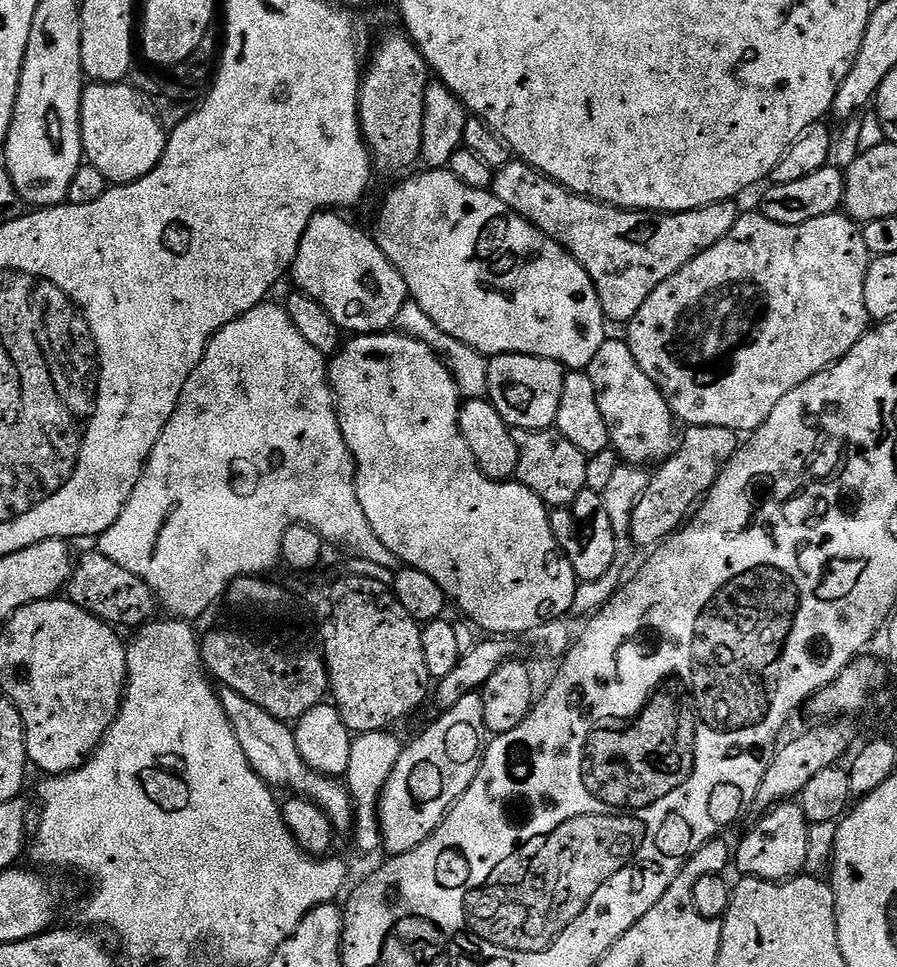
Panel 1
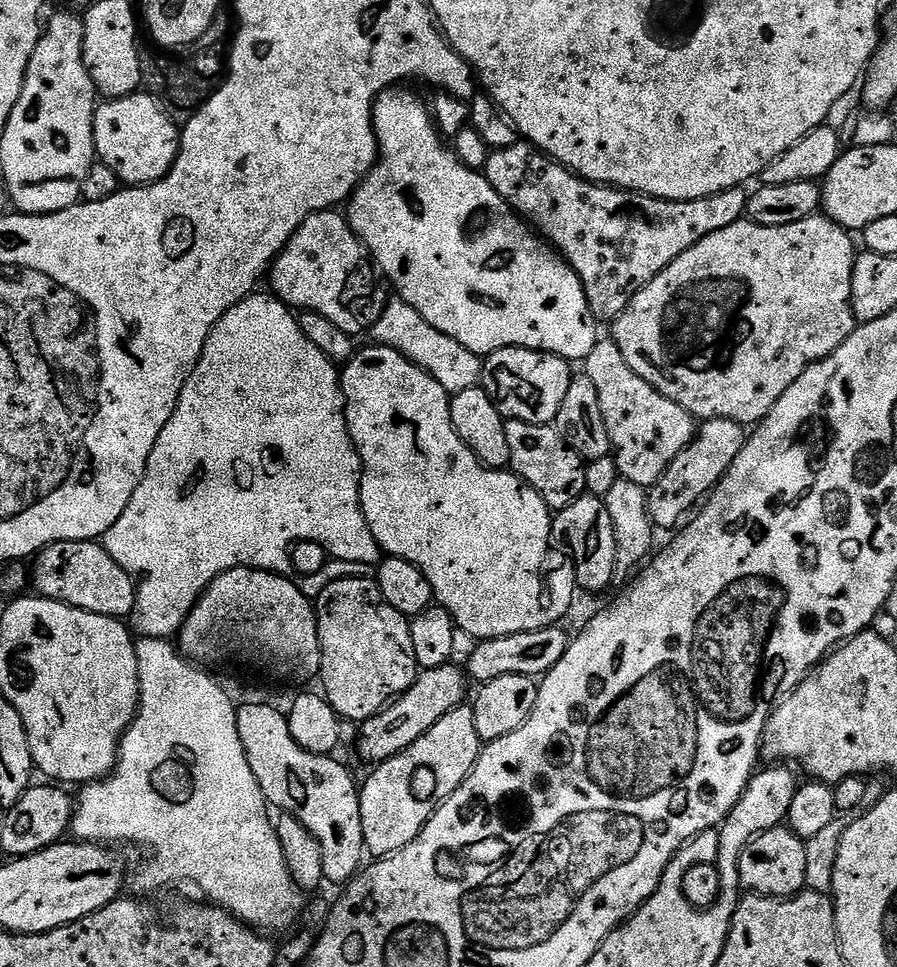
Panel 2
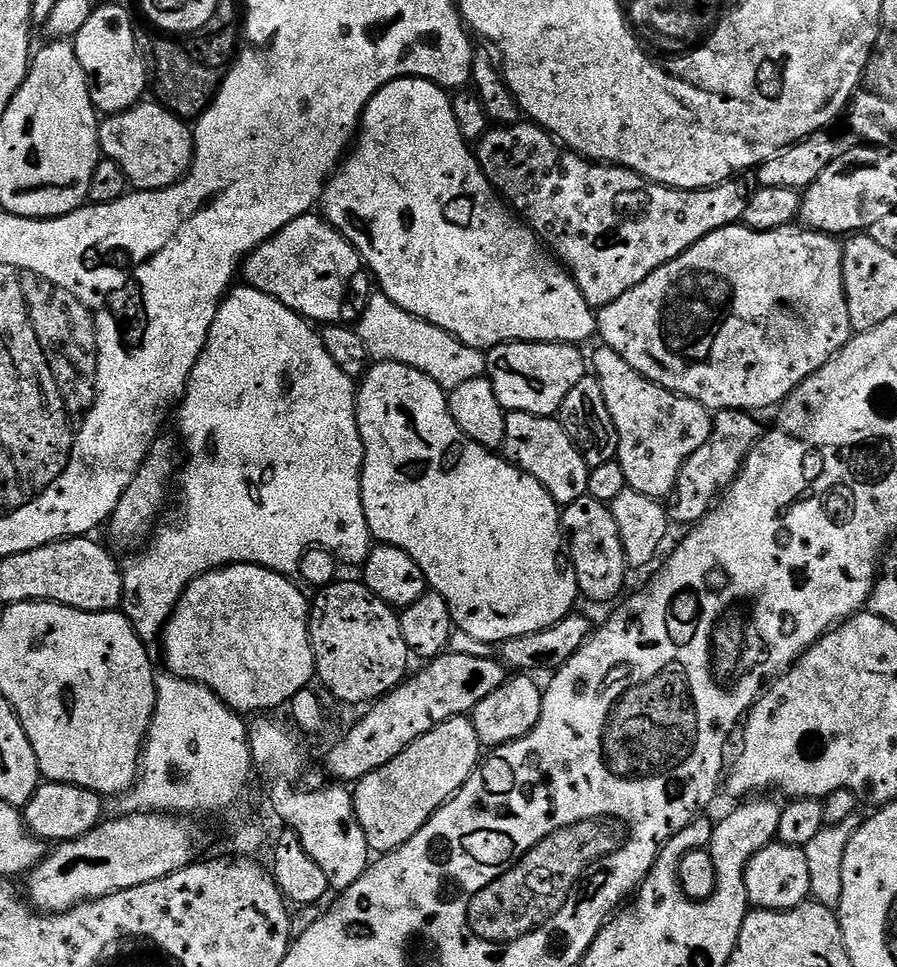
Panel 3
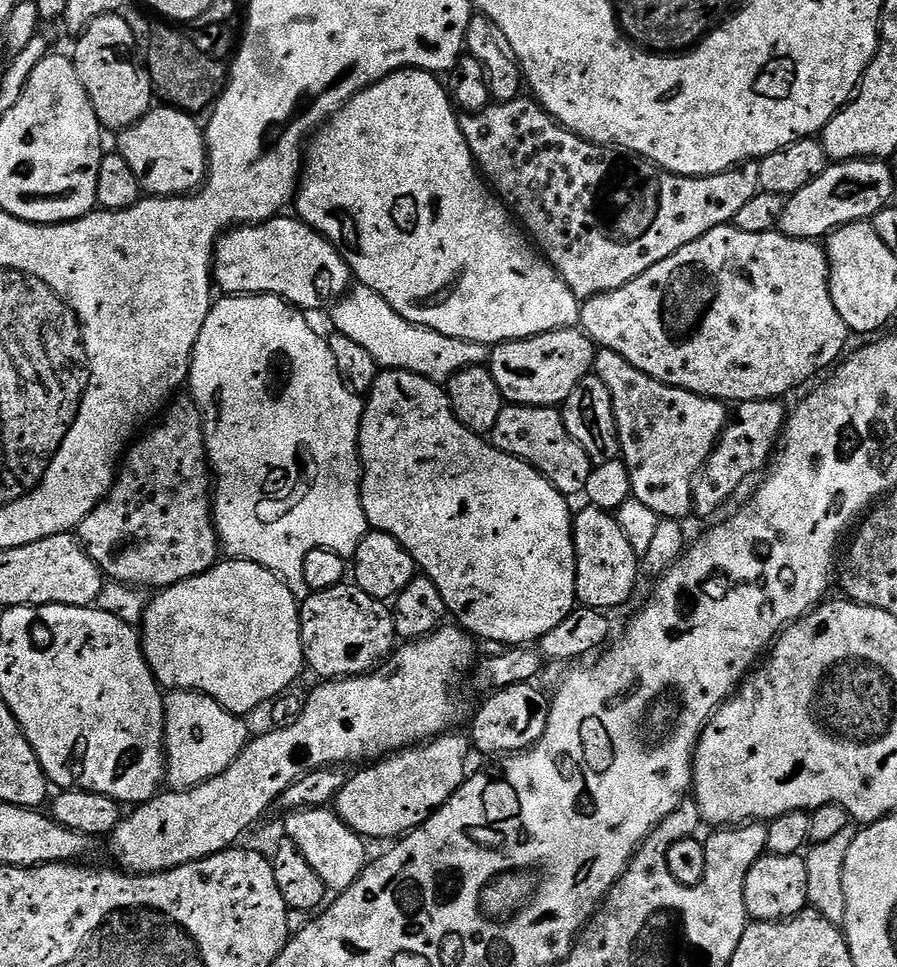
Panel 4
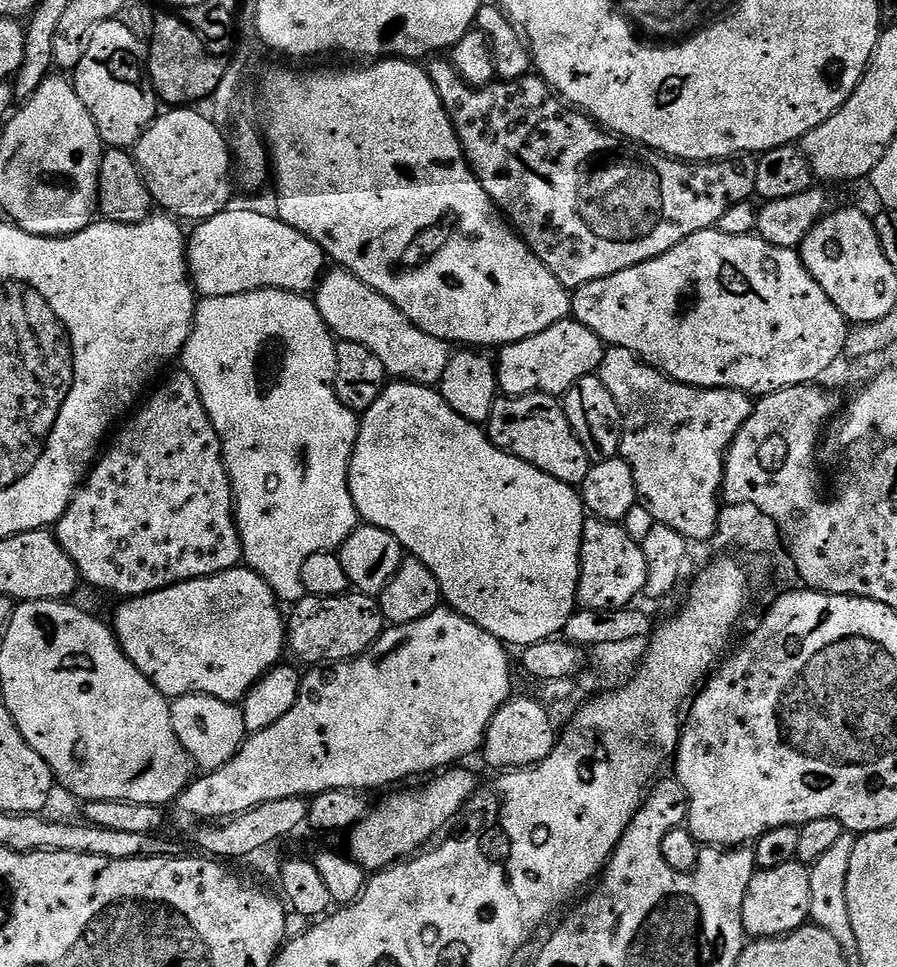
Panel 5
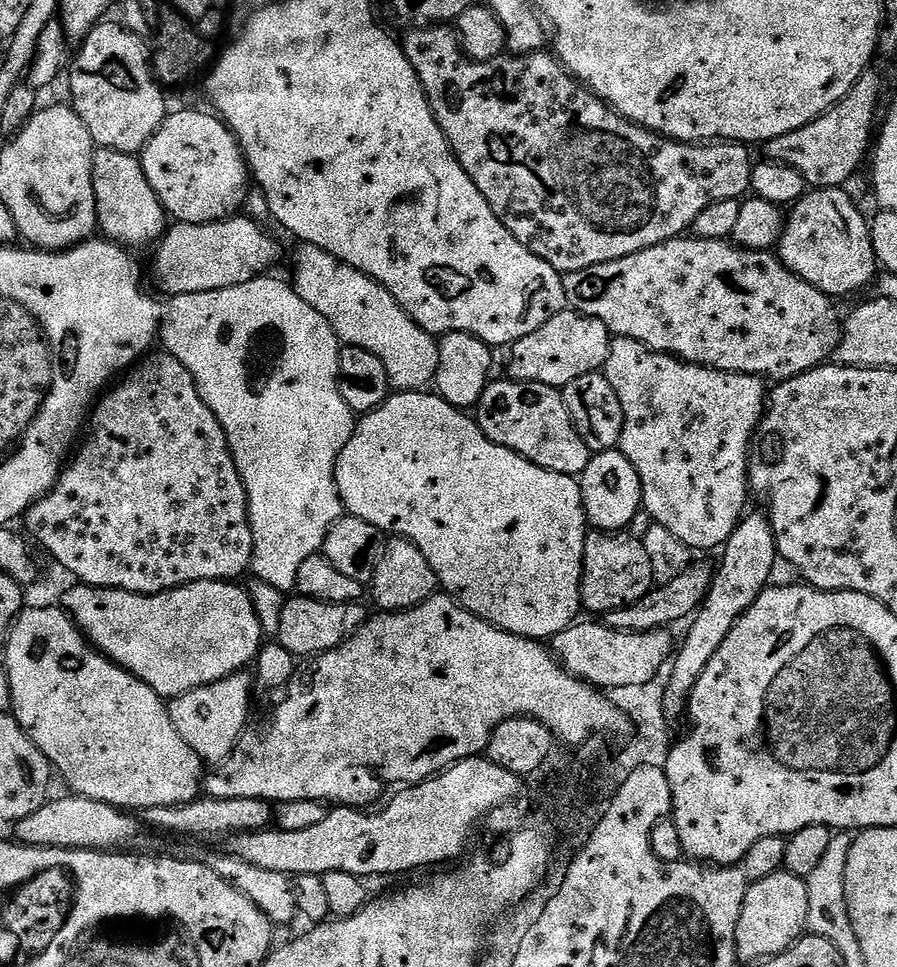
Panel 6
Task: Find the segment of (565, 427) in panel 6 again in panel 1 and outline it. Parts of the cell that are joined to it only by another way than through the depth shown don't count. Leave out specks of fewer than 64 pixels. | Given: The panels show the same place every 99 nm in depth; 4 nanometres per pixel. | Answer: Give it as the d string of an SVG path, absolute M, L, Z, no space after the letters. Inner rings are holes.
M543 428L537 432L515 433L518 446L518 470L515 479L534 490L538 498L548 505L549 509L567 508L586 490L586 466L588 456L570 438L566 438L561 432L552 428Z

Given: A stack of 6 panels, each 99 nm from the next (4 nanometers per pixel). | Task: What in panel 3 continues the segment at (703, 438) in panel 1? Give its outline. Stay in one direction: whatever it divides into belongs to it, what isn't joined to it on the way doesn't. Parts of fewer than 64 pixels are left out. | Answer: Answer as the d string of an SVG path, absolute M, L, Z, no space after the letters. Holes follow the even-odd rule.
M722 410L712 418L712 433L699 450L694 450L678 474L676 491L670 497L670 516L683 526L699 522L717 503L718 497L736 480L740 466L751 454L752 447L762 435L762 428L756 425L757 417L740 410Z

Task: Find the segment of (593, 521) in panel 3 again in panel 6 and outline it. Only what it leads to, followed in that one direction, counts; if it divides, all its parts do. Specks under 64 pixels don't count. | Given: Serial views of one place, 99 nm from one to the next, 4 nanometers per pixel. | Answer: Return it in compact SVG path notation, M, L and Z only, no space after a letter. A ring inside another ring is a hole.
M599 530L589 531L584 543L584 573L580 583L580 602L585 613L617 612L619 608L626 608L647 596L653 587L650 560L639 539Z

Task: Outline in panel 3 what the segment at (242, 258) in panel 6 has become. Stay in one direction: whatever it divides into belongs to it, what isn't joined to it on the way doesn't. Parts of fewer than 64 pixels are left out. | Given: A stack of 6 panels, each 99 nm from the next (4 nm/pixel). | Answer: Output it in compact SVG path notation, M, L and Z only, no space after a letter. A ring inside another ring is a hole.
M309 214L294 218L294 222L246 256L242 280L244 276L247 287L270 294L270 298L282 302L282 306L294 310L305 320L332 326L339 321L336 319L344 308L344 295L359 272L362 272L362 261L351 242L327 220Z

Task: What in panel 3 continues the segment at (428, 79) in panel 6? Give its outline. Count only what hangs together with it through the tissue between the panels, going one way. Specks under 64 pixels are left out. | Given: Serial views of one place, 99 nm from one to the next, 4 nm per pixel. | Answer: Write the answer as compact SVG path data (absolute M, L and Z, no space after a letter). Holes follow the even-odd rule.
M531 122L512 124L508 128L489 127L488 132L475 145L474 151L480 169L484 171L484 177L492 183L492 187L496 189L497 193L507 201L511 211L536 233L542 241L543 247L563 265L568 275L572 277L572 280L578 286L578 290L582 290L582 298L586 298L586 302L593 310L610 306L610 302L622 298L622 294L626 294L626 290L634 290L634 286L638 286L638 282L642 282L650 273L661 268L666 262L678 258L690 246L694 246L699 240L706 238L706 234L731 224L741 223L746 214L746 202L750 202L753 193L753 189L748 188L744 178L733 178L722 182L717 188L703 188L693 192L681 188L667 188L666 185L656 184L653 180L639 176L637 172L631 172L628 168L621 168L615 164L601 164L594 160L585 160L578 153L561 146L552 135Z

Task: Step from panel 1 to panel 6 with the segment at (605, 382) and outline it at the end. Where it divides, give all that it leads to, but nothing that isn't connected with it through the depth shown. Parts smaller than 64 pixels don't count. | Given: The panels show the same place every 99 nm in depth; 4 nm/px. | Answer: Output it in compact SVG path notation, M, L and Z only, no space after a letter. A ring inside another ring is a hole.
M617 336L613 339L611 346L608 348L608 357L602 371L604 377L610 382L610 386L614 386L614 394L618 394L618 402L622 402L624 429L618 448L628 459L630 466L634 466L634 470L640 479L643 511L650 514L653 524L670 530L675 538L684 542L688 548L695 550L697 553L699 551L708 552L711 548L723 549L729 538L735 534L736 528L739 527L746 512L744 507L748 504L748 496L750 497L748 462L766 411L765 381L759 376L747 376L741 372L719 372L713 368L703 368L701 364L687 364L684 360L667 356L665 352L655 352L653 348L648 348L645 344L640 344L637 340L631 340L625 336Z

